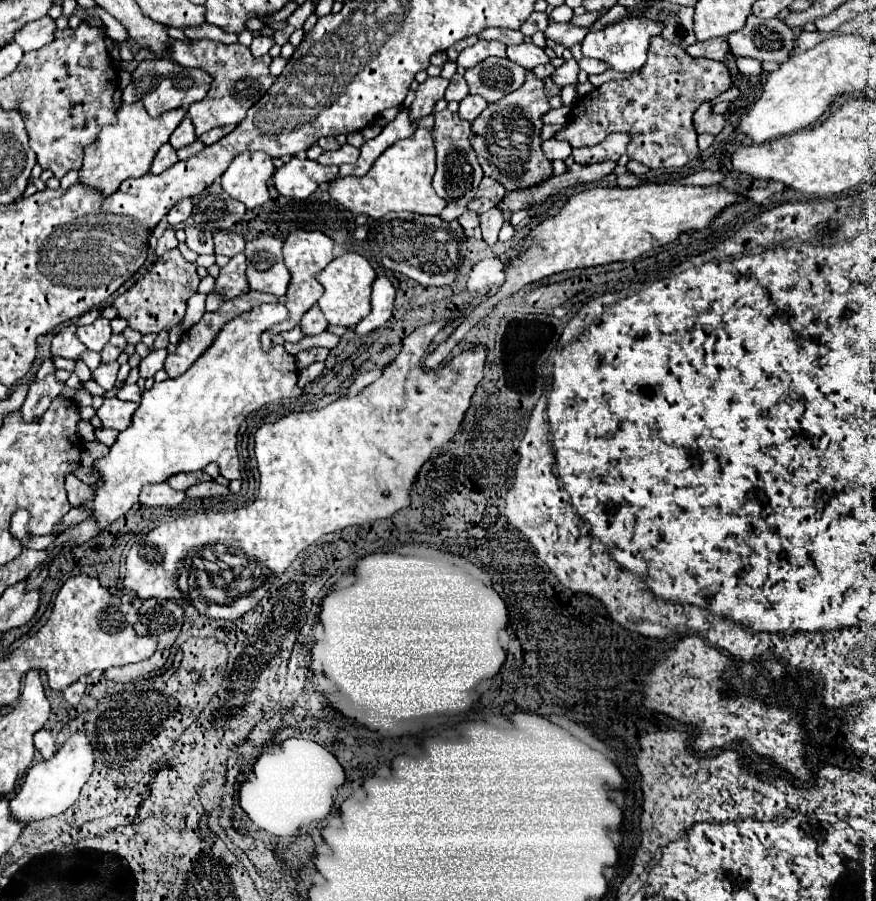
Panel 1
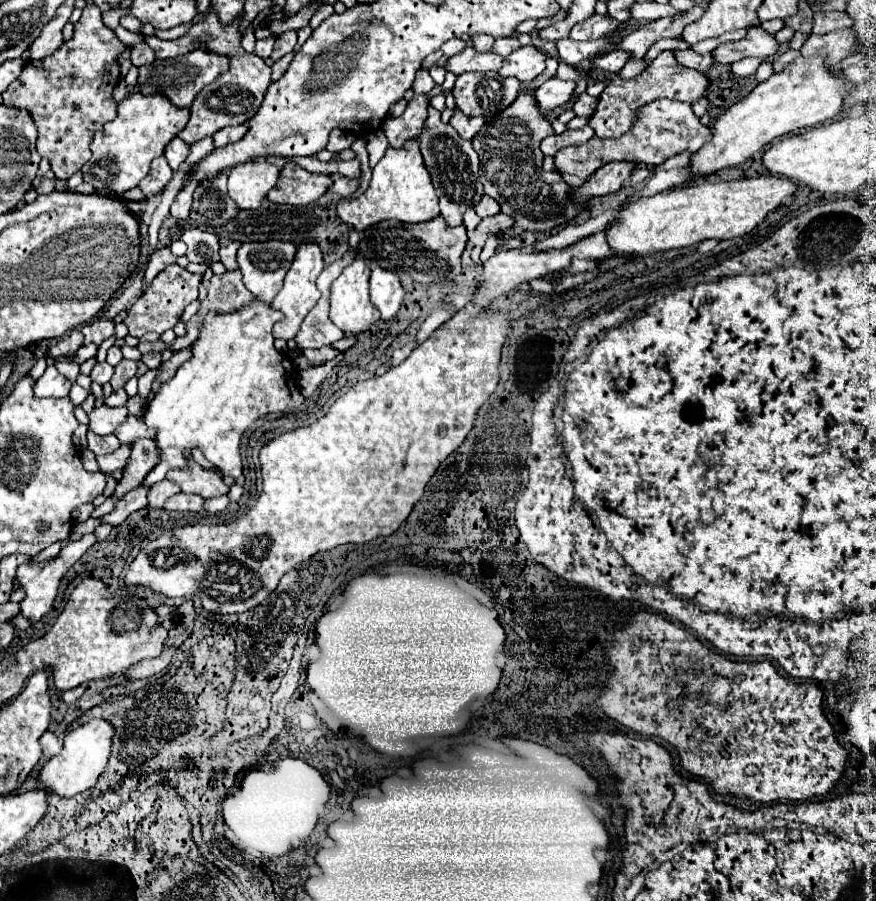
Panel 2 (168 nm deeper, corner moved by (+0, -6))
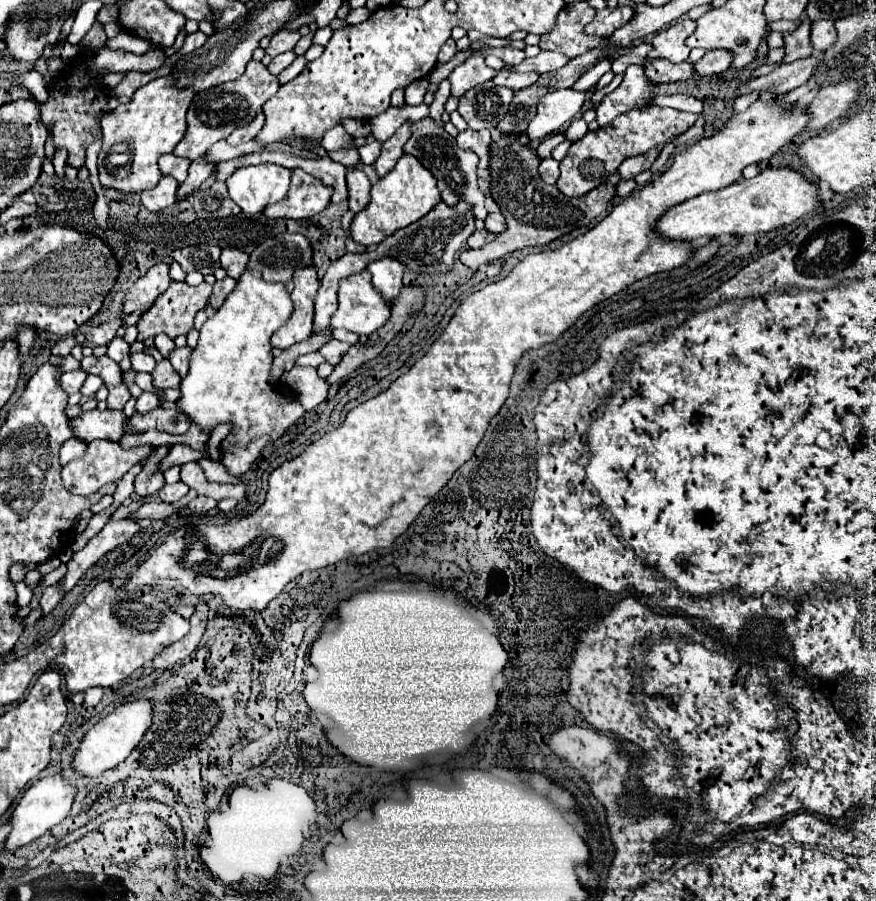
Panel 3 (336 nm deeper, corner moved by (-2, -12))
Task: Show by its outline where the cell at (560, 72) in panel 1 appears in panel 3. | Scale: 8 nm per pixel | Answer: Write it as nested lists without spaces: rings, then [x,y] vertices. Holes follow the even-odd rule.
[[[559,89],[543,95],[537,105],[537,115],[533,117],[525,133],[527,139],[541,141],[549,135],[561,133],[561,129],[581,111],[583,103],[585,103],[583,91]]]

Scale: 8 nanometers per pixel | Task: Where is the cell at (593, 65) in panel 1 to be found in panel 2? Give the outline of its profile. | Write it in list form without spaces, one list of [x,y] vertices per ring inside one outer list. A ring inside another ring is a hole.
[[[613,51],[611,55],[603,55],[603,57],[591,59],[591,67],[589,67],[589,71],[599,69],[599,71],[615,73],[615,71],[619,71],[625,63],[627,63],[627,55],[623,55],[623,51]]]

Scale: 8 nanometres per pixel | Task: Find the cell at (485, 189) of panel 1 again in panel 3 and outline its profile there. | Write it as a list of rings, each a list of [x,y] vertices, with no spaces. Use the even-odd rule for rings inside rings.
[[[489,213],[487,219],[485,219],[485,229],[499,235],[499,233],[503,233],[507,229],[507,221],[505,221],[505,217],[501,213]]]

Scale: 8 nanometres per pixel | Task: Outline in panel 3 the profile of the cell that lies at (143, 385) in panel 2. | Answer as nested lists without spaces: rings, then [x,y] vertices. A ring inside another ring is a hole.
[[[145,391],[145,393],[137,399],[137,403],[135,403],[135,411],[141,413],[141,415],[145,415],[145,413],[157,409],[157,407],[159,407],[159,399],[157,399],[153,393],[147,393],[147,391]]]

